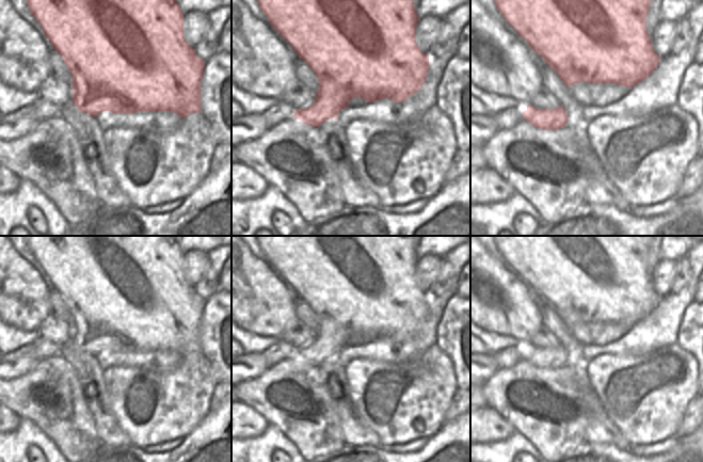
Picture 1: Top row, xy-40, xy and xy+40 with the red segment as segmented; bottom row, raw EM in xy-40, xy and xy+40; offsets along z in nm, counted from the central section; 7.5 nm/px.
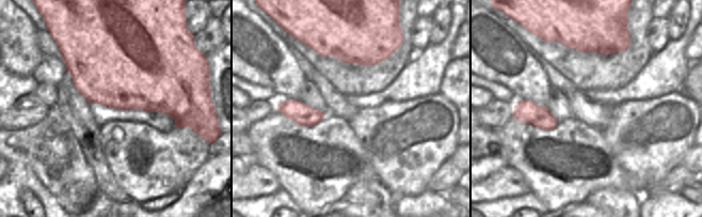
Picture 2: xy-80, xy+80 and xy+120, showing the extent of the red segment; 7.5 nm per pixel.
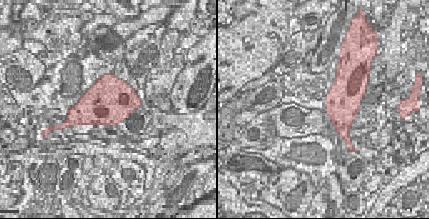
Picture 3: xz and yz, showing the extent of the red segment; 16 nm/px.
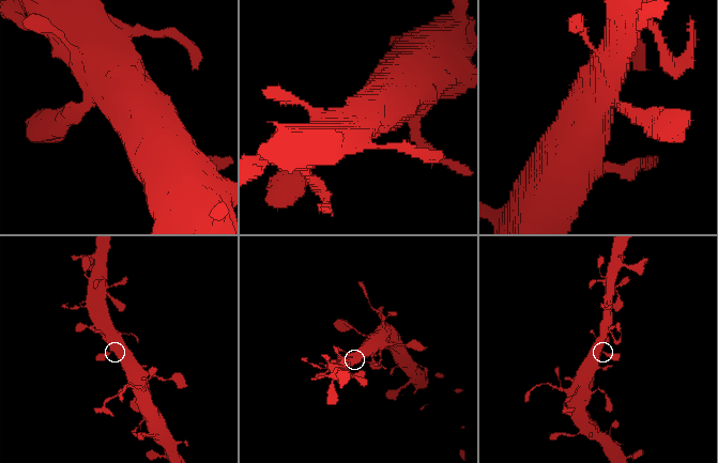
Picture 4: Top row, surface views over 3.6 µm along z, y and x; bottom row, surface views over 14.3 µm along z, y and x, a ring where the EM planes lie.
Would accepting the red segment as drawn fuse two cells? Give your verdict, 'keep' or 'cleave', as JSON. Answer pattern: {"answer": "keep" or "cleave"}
{"answer": "keep"}

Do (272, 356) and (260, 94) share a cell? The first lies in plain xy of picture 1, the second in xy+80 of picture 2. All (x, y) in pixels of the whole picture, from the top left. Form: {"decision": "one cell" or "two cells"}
{"decision": "two cells"}

